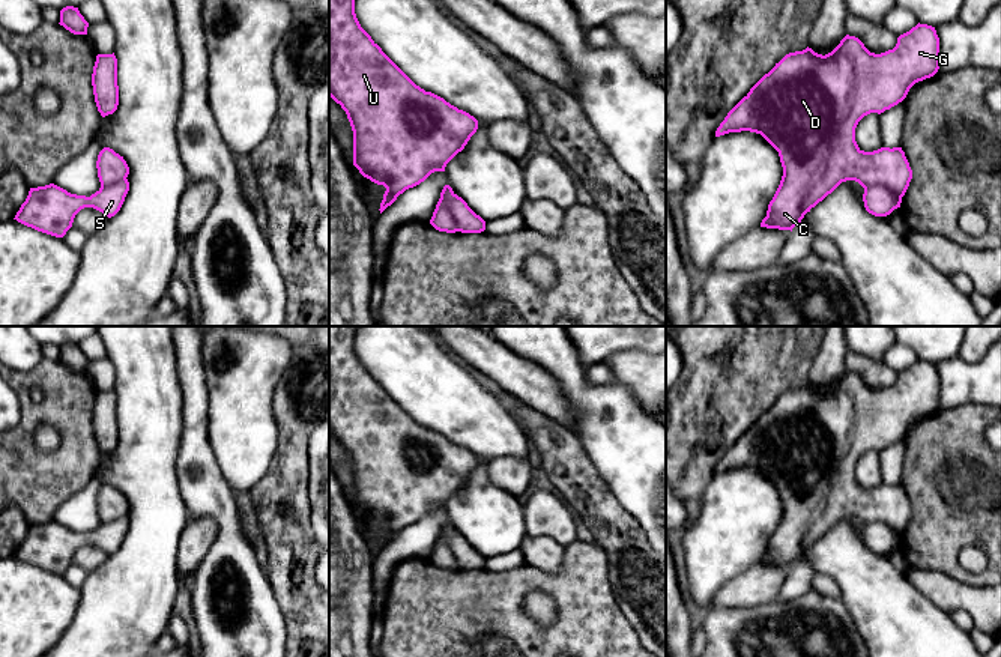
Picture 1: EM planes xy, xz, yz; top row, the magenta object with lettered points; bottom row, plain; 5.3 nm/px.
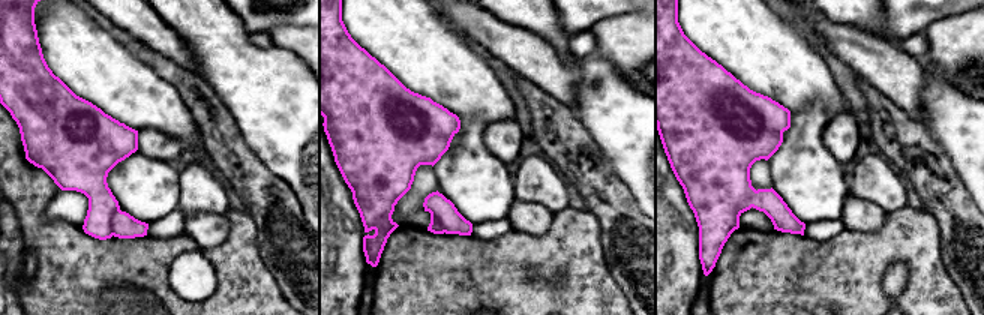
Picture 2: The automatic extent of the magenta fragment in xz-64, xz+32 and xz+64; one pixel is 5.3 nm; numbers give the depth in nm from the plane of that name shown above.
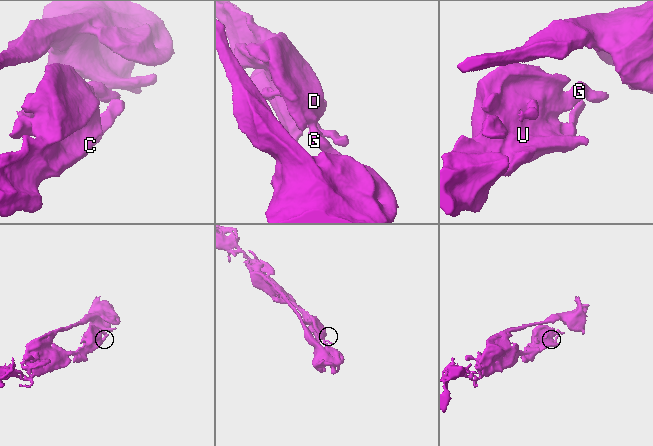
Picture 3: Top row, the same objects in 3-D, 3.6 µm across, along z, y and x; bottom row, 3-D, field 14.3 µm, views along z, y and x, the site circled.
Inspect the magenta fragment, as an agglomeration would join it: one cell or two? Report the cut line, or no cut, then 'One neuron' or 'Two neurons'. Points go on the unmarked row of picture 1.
No split. One neuron

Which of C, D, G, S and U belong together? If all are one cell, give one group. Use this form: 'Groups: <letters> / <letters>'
Groups: C D G S U

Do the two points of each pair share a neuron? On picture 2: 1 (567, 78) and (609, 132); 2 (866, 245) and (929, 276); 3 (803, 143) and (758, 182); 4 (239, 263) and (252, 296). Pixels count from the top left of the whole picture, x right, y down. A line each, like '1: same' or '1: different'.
1: different
2: same
3: different
4: same

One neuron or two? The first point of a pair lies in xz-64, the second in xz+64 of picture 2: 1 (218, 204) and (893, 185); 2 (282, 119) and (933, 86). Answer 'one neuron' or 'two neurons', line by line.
1: one neuron
2: one neuron

